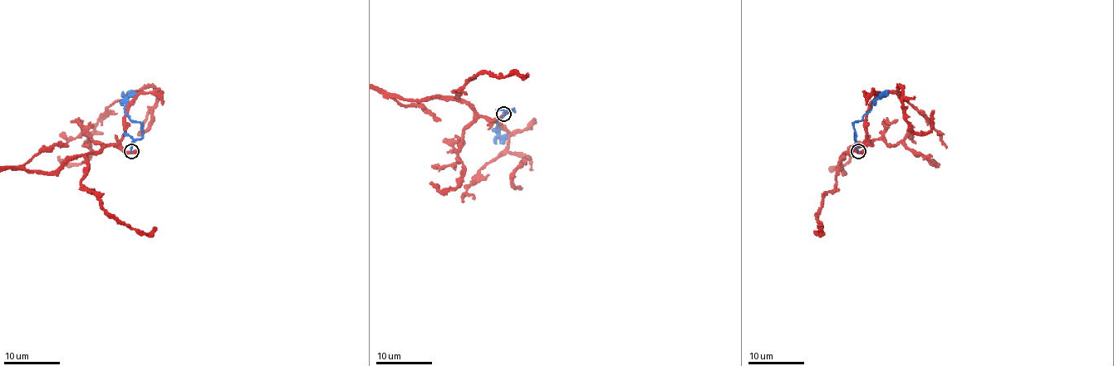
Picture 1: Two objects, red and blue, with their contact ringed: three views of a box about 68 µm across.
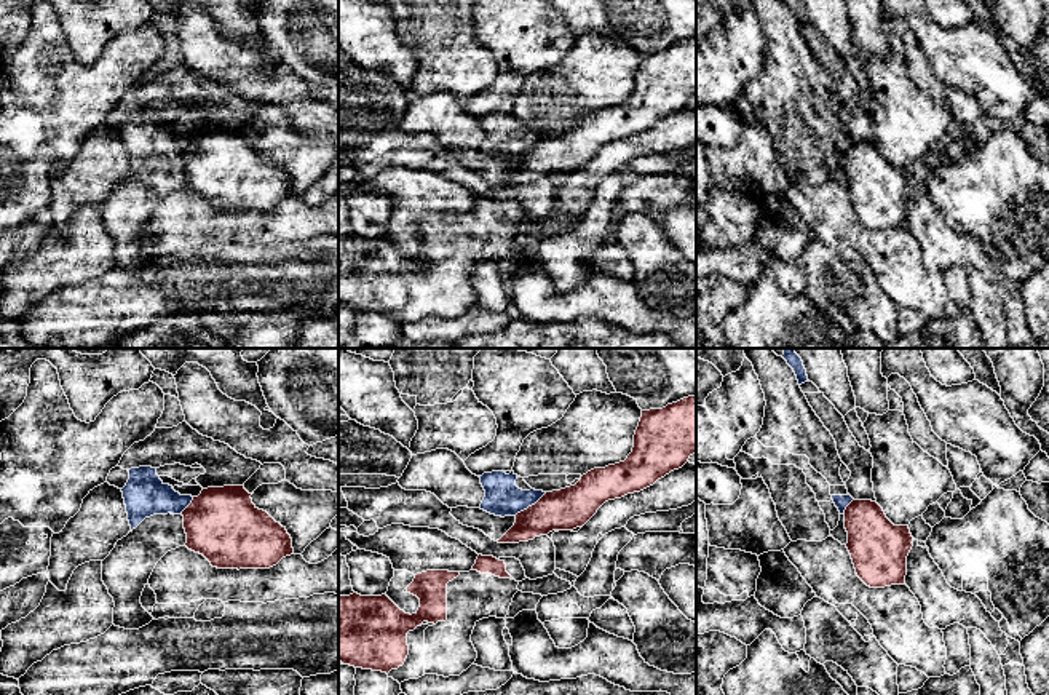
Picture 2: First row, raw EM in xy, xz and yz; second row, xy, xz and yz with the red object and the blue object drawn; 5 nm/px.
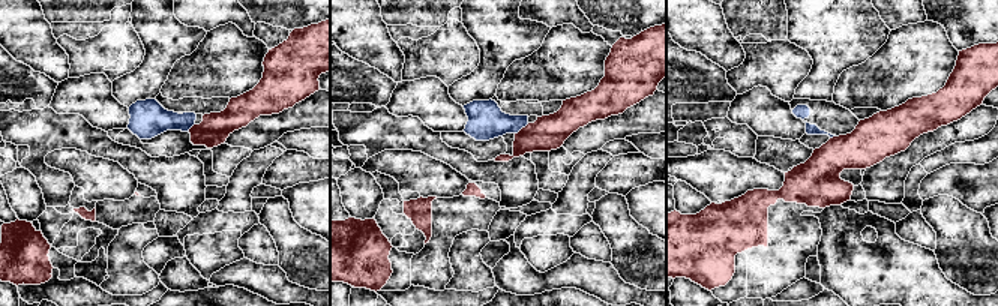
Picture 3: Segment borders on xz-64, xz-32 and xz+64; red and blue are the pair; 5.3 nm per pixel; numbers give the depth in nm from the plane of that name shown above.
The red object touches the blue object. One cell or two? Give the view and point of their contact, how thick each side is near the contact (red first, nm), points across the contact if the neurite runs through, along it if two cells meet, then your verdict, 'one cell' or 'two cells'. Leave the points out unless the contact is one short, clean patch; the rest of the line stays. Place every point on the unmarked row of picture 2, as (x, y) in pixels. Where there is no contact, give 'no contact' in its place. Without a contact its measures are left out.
xz (532, 147) | 200/180 nm | along xz (546, 135), (514, 157) | two cells

